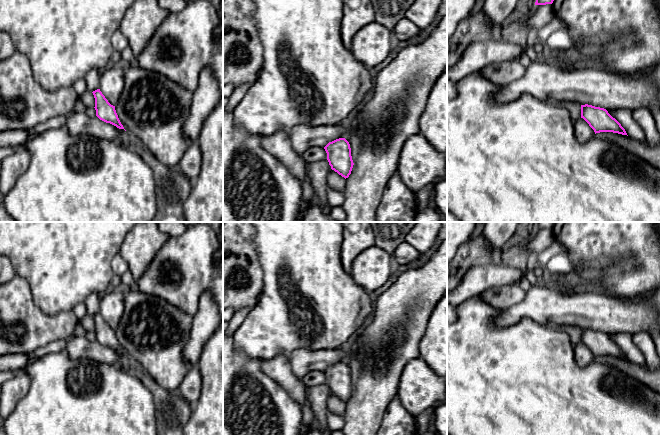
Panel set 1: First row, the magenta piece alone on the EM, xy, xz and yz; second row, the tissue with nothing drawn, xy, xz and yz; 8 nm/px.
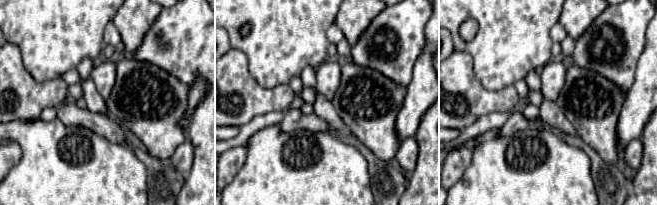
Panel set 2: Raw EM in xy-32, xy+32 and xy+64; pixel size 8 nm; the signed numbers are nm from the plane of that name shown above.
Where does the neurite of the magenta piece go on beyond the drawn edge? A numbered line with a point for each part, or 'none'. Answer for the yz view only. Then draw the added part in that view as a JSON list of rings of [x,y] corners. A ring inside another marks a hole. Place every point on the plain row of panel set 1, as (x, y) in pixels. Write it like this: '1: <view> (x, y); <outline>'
none

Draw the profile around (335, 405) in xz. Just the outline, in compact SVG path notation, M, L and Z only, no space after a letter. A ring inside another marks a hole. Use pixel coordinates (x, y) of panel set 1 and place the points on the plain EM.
M331 393L327 400L327 408L334 414L343 415L346 409L346 403Z

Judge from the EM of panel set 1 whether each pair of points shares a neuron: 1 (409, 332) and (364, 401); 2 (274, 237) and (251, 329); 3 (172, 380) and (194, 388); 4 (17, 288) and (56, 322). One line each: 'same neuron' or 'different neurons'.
1: same neuron
2: same neuron
3: different neurons
4: same neuron

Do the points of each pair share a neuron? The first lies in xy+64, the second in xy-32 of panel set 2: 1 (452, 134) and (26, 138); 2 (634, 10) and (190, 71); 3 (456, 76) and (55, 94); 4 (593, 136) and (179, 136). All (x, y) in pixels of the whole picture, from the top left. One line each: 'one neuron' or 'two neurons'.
1: one neuron
2: one neuron
3: one neuron
4: one neuron

